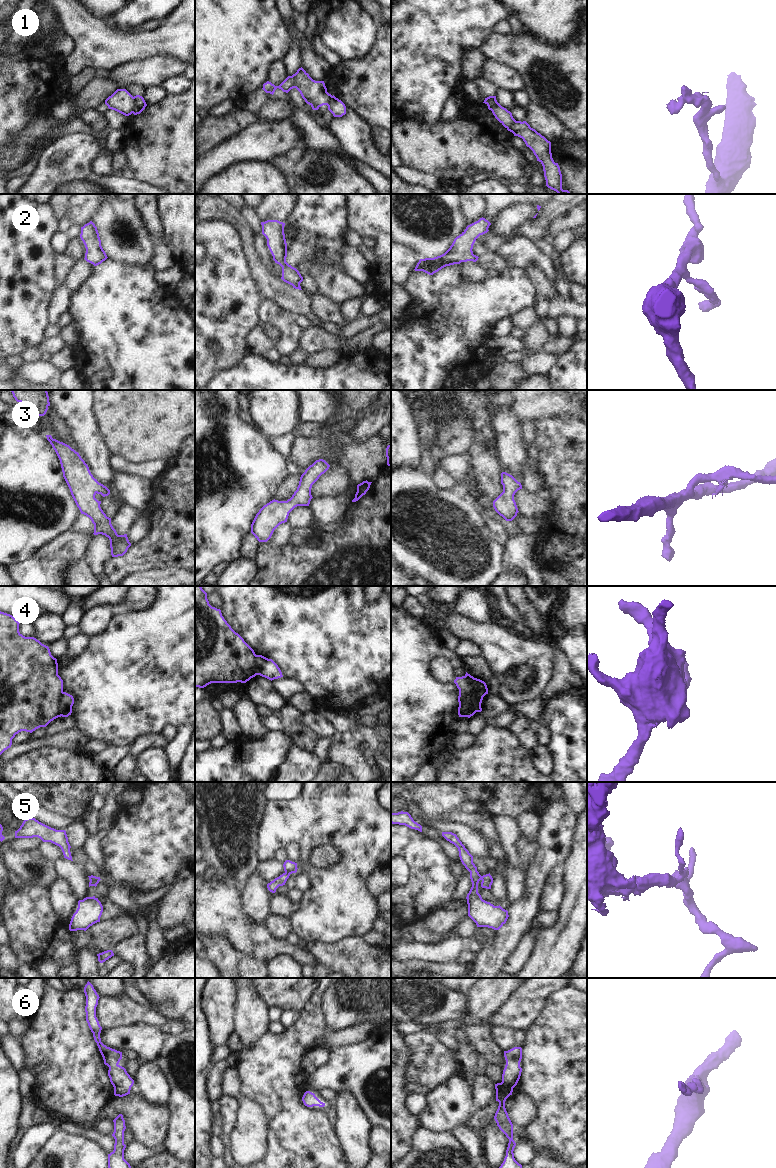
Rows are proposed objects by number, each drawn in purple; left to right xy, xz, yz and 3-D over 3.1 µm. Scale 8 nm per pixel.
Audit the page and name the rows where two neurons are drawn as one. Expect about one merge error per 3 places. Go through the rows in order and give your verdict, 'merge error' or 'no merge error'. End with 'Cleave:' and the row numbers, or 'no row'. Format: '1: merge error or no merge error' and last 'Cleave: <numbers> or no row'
1: merge error
2: no merge error
3: no merge error
4: merge error
5: merge error
6: no merge error
Cleave: 1, 4, 5

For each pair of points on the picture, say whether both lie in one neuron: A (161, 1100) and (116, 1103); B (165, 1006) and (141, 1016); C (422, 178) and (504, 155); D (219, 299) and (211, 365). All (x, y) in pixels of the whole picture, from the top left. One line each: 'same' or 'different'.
A: different
B: different
C: different
D: same

